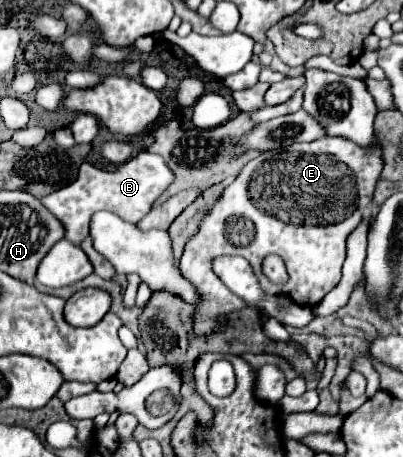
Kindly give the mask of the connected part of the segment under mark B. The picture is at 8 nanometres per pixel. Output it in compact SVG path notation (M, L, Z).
M138 153L130 161L122 163L116 171L102 171L90 163L80 165L78 179L46 197L42 197L42 205L62 223L64 239L74 245L80 245L88 237L90 215L96 211L110 211L122 217L128 223L138 223L152 207L152 203L160 197L160 193L174 181L172 171L166 167L160 155Z

